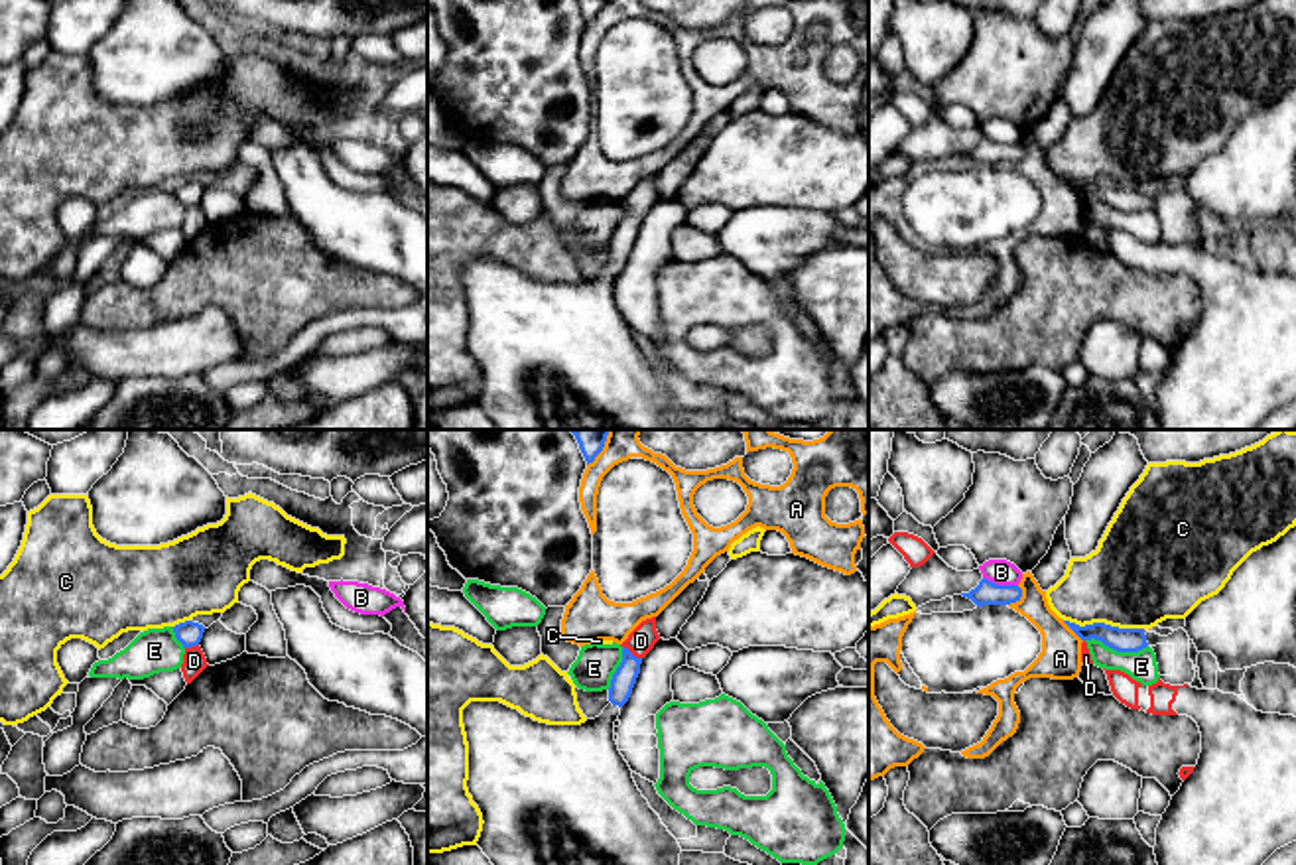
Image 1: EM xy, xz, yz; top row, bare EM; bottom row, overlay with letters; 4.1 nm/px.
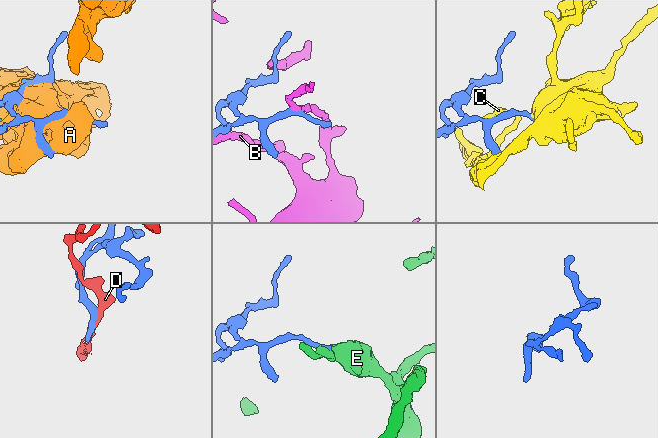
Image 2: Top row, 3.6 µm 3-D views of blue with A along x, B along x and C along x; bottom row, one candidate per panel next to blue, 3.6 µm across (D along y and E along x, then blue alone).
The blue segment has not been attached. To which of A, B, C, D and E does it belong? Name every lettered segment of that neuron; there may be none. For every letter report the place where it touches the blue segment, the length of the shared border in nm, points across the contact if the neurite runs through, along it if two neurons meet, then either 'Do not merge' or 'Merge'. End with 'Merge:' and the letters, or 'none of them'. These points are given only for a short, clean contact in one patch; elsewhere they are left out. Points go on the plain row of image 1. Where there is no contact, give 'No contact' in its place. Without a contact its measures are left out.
A: Touches blue at yz (1019, 156). Shared border 100 nm. Do not merge
B: Touches blue at yz (1001, 144). Shared border 150 nm. Do not merge
C: Touches blue at yz (1103, 182). Shared border 340 nm. Do not merge
D: Touches blue at xz (631, 211). Shared border 100 nm. Do not merge
E: Touches blue at yz (1117, 209). Shared border 260 nm. Boundary: yz (1086, 198), (1098, 198), (1117, 209), (1141, 209), (1147, 205). Do not merge
Merge: none of them

